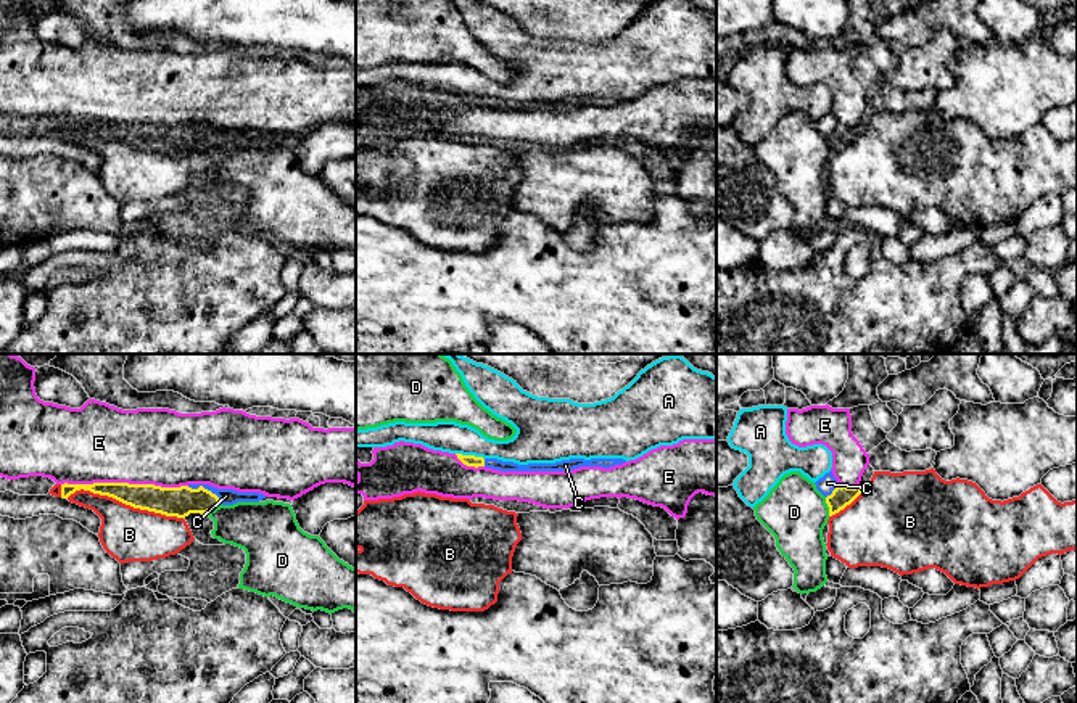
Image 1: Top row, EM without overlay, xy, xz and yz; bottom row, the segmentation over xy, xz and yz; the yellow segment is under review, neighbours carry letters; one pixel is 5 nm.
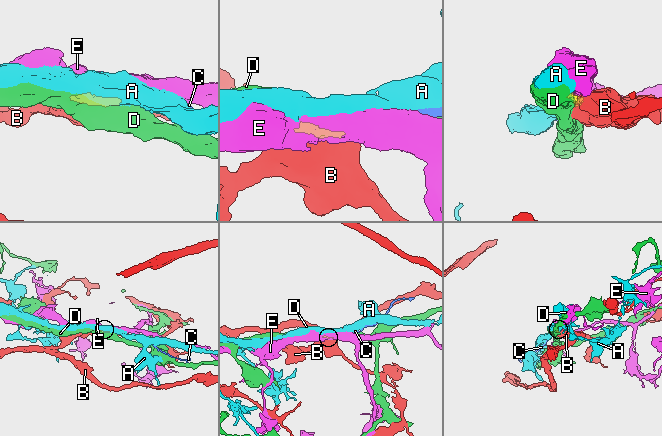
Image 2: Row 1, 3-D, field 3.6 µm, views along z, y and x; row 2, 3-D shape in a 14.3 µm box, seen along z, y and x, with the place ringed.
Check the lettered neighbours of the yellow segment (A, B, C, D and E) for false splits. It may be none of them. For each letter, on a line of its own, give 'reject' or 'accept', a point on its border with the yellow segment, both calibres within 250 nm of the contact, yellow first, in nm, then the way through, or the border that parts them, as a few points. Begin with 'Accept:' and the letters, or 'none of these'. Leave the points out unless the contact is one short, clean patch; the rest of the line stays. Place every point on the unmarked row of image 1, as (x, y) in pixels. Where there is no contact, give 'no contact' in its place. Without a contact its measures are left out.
Accept: C
A: reject; meets yellow in xz at (470, 95); 60 nm thick on the yellow side, 160 nm on the other; border along xz (456, 92), (483, 98)
B: reject; meets yellow in xy at (124, 142); 140 nm thick on the yellow side, 280 nm on the other
C: accept; meets yellow in xy at (206, 129); 150 nm thick on the yellow side, 80 nm on the other
D: reject; meets yellow in yz at (829, 147); 110 nm thick on the yellow side, 320 nm on the other
E: reject; meets yellow in xy at (124, 123); 140 nm thick on the yellow side, 400 nm on the other

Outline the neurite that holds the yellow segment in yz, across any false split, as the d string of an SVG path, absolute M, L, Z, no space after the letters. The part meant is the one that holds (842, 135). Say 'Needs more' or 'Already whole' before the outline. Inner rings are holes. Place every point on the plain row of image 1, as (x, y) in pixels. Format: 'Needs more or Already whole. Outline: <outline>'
Needs more. Outline: M832 111L826 113L815 124L816 129L826 137L826 143L829 146L829 156L844 150L861 134L860 125L847 127L839 124Z

